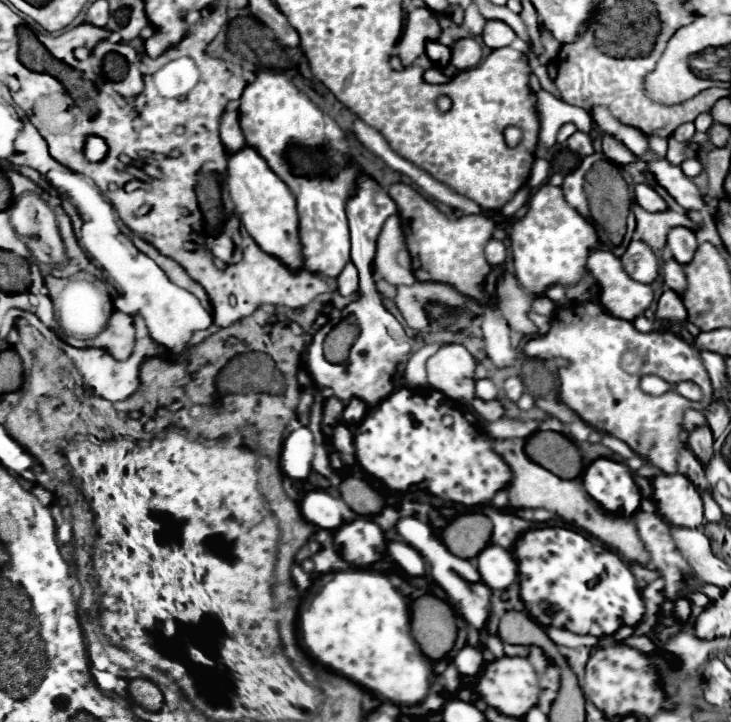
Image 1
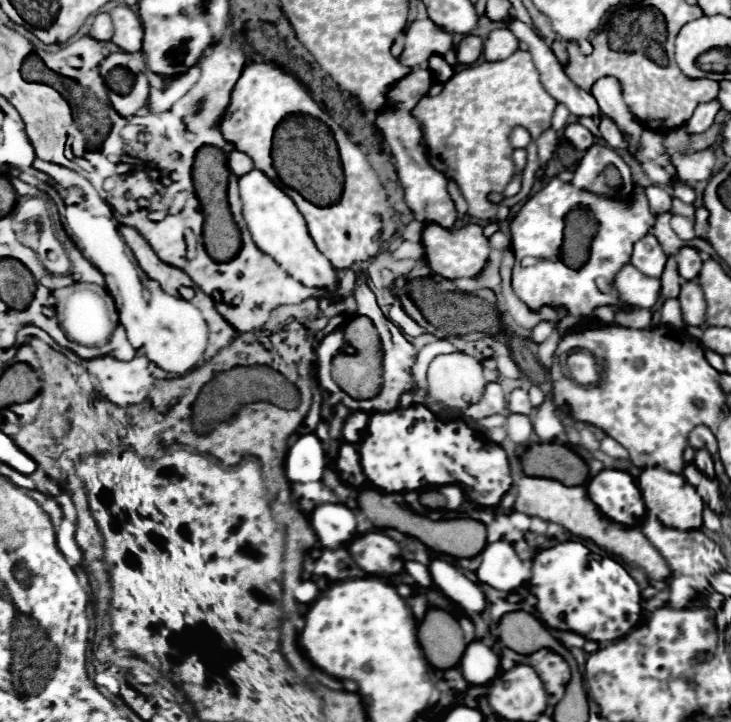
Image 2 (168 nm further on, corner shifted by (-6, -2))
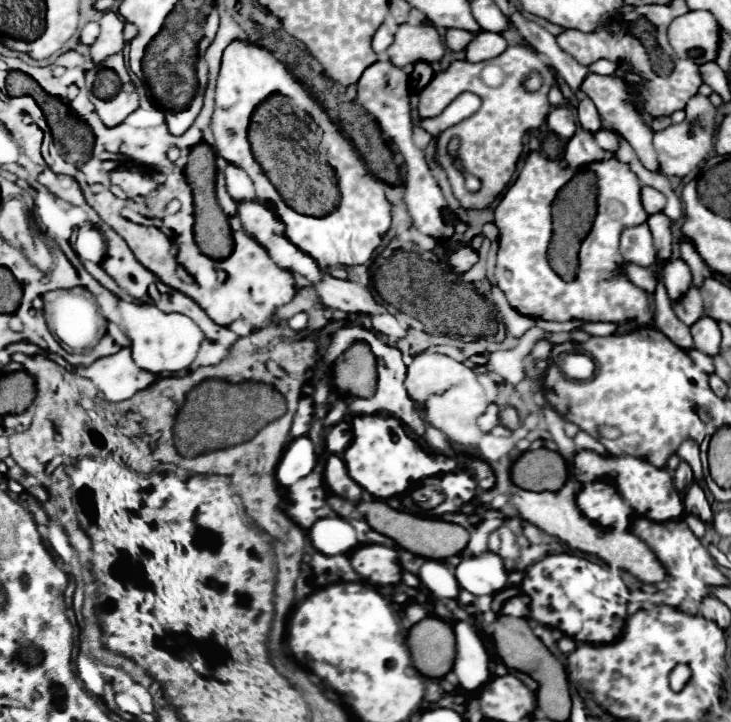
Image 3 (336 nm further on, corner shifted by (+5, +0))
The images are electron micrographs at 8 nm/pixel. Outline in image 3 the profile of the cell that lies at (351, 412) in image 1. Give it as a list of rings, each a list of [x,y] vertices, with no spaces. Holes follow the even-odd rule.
[[[341,421],[335,427],[331,427],[331,431],[327,435],[327,449],[333,455],[343,455],[343,451],[349,447],[351,439],[353,439],[353,431],[351,431],[349,423]]]

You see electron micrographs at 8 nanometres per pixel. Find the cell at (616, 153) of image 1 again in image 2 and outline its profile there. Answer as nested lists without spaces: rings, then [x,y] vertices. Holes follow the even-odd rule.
[[[602,117],[600,121],[600,133],[602,133],[602,139],[612,147],[612,149],[626,149],[628,143],[624,139],[624,135],[620,133],[618,125],[612,123],[608,117]]]

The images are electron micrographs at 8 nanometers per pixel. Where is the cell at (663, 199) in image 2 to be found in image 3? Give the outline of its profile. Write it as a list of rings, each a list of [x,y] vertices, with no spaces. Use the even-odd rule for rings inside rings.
[[[643,187],[641,189],[641,199],[643,199],[643,207],[649,215],[663,211],[665,207],[665,195],[653,187]]]

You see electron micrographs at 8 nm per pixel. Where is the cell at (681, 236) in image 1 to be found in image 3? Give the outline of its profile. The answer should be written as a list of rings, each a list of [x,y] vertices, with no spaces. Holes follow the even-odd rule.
[[[683,259],[669,261],[663,269],[663,283],[673,301],[679,301],[691,287],[691,271]]]

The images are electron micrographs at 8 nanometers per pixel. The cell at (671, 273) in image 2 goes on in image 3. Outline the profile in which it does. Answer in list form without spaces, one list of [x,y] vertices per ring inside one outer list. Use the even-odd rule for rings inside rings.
[[[655,213],[647,219],[647,225],[653,233],[659,261],[671,257],[671,219],[665,213]]]

